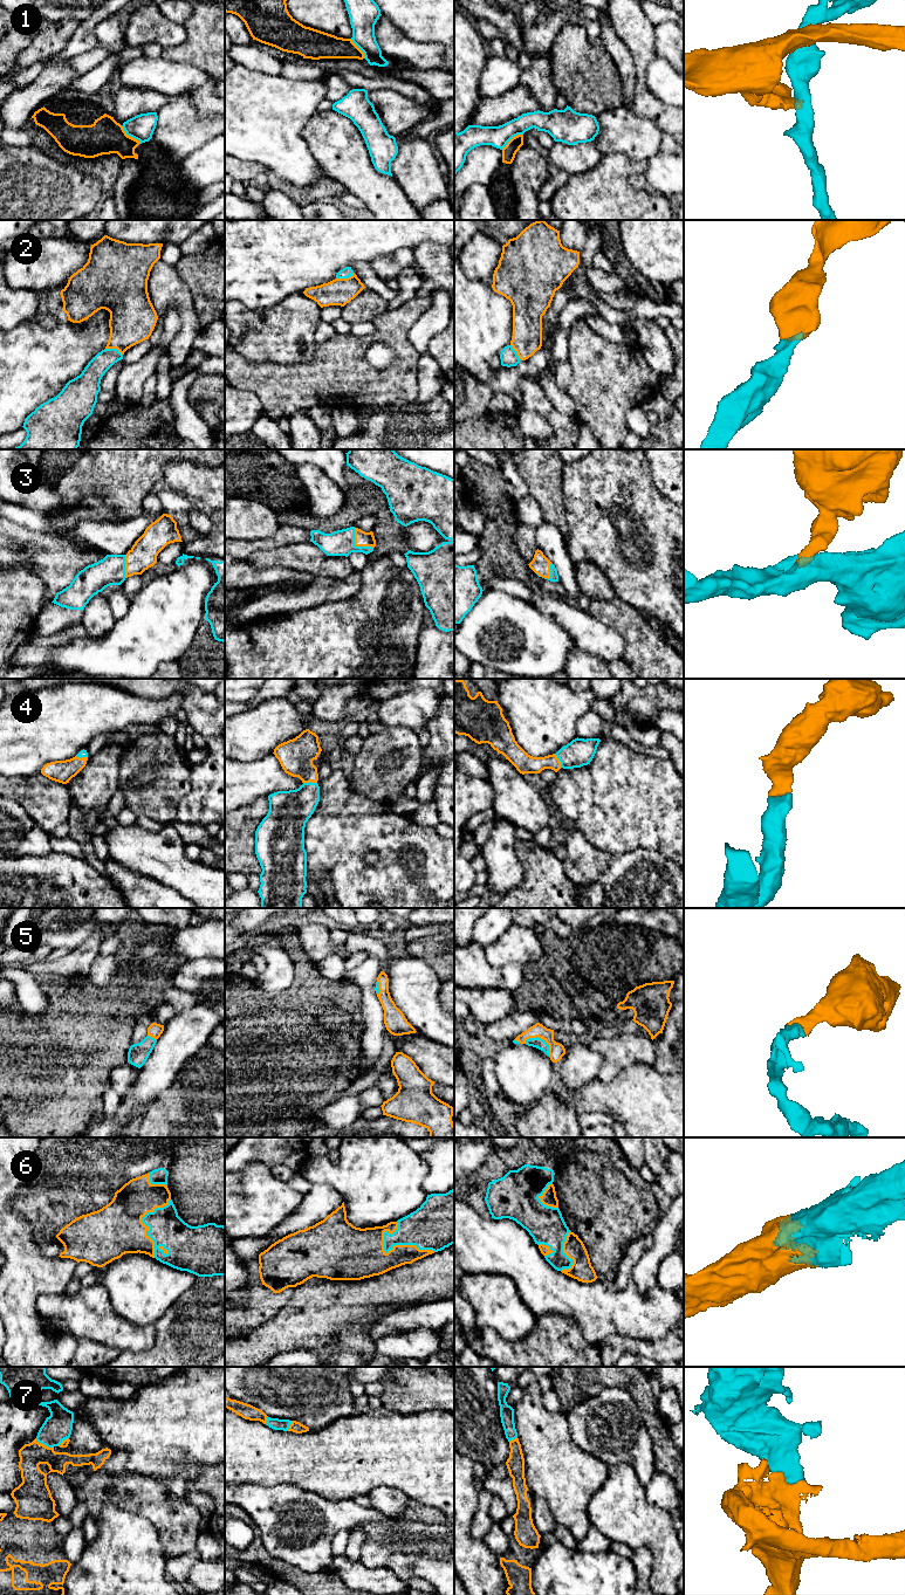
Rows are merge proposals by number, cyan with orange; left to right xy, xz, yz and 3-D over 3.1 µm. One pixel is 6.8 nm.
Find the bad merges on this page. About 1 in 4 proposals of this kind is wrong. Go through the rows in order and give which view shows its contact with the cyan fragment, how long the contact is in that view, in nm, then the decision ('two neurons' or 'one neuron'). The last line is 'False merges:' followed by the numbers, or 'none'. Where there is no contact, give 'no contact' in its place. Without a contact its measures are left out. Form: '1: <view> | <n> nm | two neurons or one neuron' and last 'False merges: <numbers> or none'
1: xy | 190 nm | two neurons
2: xz | 130 nm | one neuron
3: xz | 190 nm | one neuron
4: xz | 100 nm | one neuron
5: yz | 220 nm | one neuron
6: xz | 380 nm | one neuron
7: xy | 140 nm | one neuron
False merges: 1

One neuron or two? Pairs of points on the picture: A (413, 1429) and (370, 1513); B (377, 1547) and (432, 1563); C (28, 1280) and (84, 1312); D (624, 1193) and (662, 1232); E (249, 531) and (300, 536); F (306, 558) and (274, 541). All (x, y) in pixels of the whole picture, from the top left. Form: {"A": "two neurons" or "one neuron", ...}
{"A": "two neurons", "B": "one neuron", "C": "two neurons", "D": "two neurons", "E": "two neurons", "F": "two neurons"}

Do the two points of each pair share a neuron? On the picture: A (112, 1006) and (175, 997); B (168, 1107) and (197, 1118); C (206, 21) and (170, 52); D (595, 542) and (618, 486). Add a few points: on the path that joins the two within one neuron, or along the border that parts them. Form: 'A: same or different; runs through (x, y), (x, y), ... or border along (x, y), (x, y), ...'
A: different; border along (170, 984), (163, 994), (163, 1001)
B: same; runs through (175, 1114), (178, 1118), (190, 1118)
C: same; runs through (203, 32), (180, 52)
D: same; runs through (608, 528), (612, 523), (612, 500)

